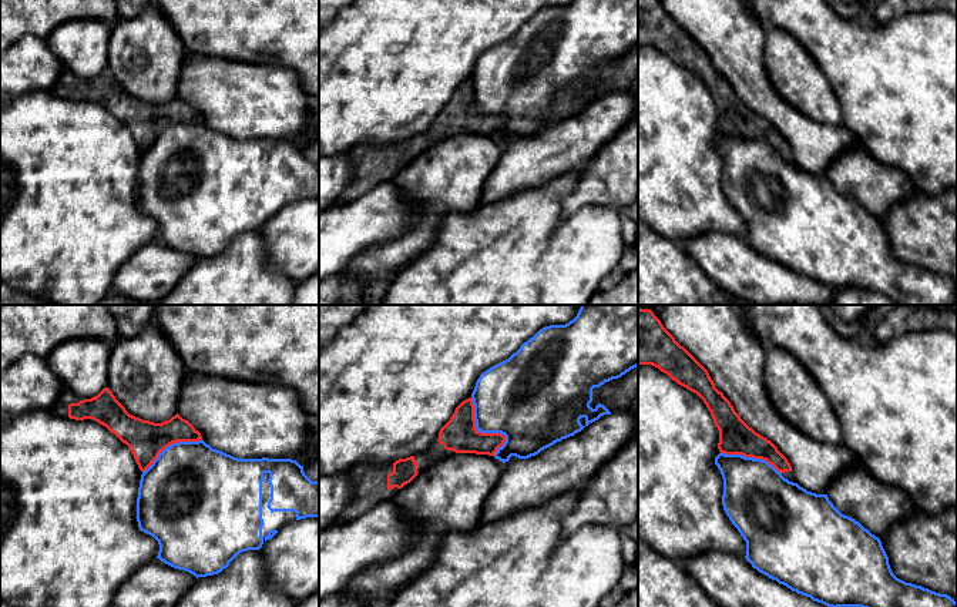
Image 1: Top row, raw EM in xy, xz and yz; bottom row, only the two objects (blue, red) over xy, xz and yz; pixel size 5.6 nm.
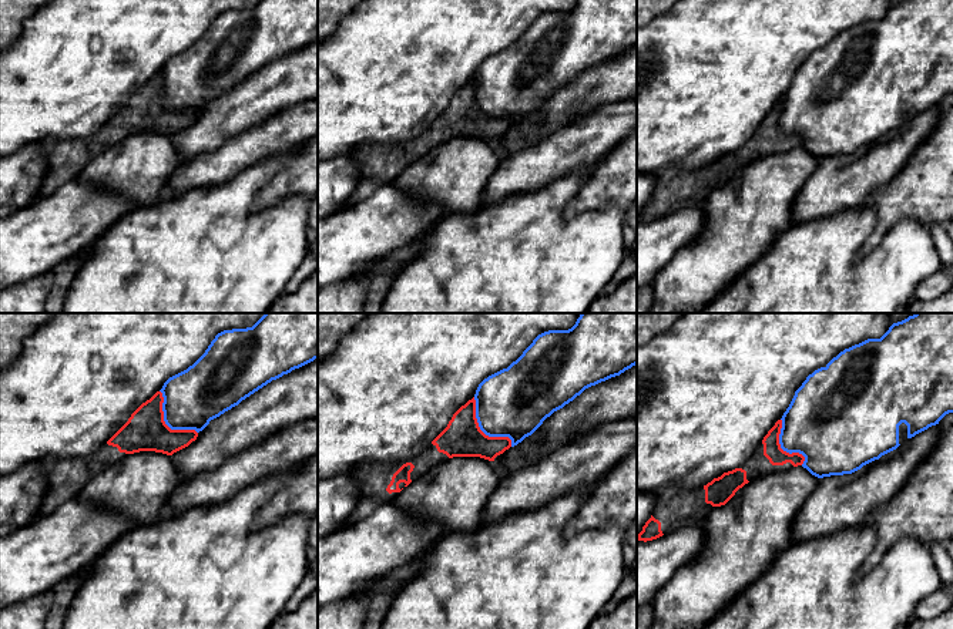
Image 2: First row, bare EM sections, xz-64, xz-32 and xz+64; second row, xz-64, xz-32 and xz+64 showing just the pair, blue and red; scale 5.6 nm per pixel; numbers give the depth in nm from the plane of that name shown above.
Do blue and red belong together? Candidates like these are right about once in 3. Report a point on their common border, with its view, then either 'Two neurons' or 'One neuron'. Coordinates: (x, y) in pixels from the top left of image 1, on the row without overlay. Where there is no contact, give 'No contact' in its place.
Touches blue at xz (484, 113). Two neurons

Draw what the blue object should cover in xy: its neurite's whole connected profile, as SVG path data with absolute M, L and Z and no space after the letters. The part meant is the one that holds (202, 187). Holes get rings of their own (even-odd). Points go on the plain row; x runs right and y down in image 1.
M204 121L178 123L165 128L140 161L140 211L158 222L157 239L197 259L221 254L239 234L259 231L279 209L306 198L319 198L319 162L312 162L303 147L292 140L238 140L212 130Z

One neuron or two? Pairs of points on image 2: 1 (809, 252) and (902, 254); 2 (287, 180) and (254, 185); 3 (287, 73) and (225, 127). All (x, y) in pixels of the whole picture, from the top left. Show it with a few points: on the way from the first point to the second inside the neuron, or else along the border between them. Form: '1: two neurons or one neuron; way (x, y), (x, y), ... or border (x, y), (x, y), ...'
1: one neuron; way (832, 268), (839, 275), (879, 275)
2: two neurons; border (291, 160), (258, 192), (252, 205), (254, 212)
3: one neuron; way (271, 88), (241, 111)

